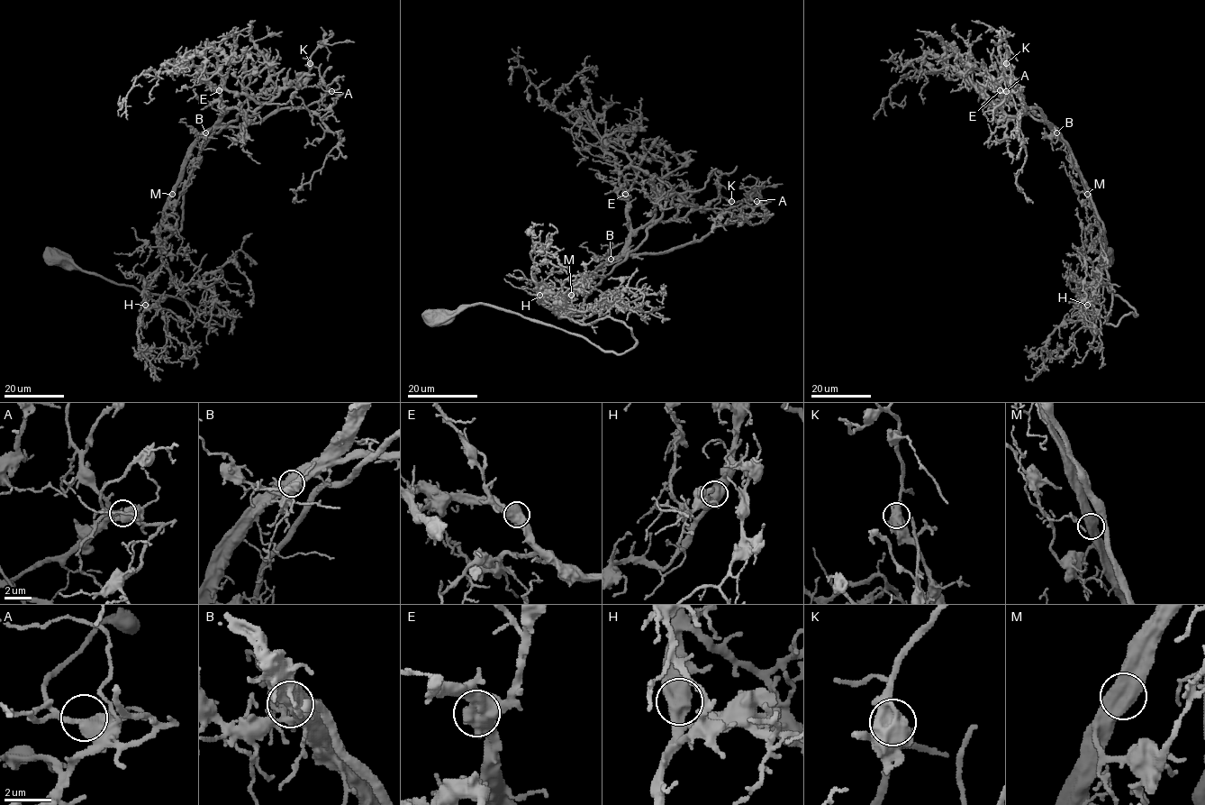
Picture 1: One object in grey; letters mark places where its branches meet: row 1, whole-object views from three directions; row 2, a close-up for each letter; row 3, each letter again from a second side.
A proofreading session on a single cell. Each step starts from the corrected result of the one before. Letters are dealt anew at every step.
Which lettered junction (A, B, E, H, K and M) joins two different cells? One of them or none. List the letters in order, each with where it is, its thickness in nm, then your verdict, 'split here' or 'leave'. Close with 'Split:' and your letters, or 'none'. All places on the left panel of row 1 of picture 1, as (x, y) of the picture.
A: place (331, 91); calibre 480 nm; leave
B: place (205, 132); calibre 650 nm; leave
E: place (219, 90); calibre 700 nm; leave
H: place (145, 305); calibre 700 nm; leave
K: place (310, 63); calibre 800 nm; leave
M: place (172, 194); calibre 650 nm; leave
Split: none

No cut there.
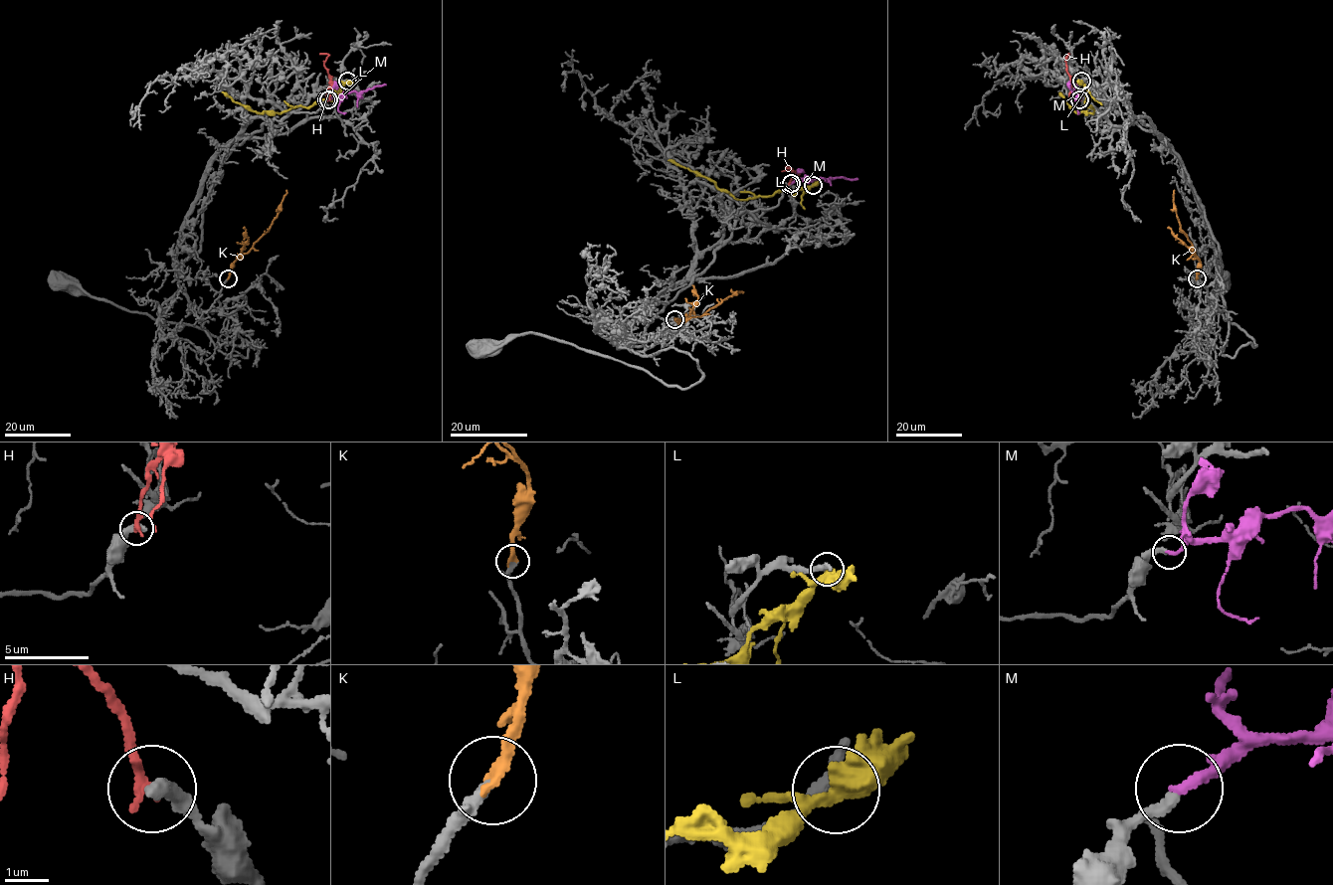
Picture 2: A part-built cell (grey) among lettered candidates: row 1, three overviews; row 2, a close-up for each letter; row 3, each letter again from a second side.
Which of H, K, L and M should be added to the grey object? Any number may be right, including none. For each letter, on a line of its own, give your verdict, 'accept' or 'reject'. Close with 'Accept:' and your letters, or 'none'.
H: reject
K: reject
L: reject
M: accept
Accept: M

